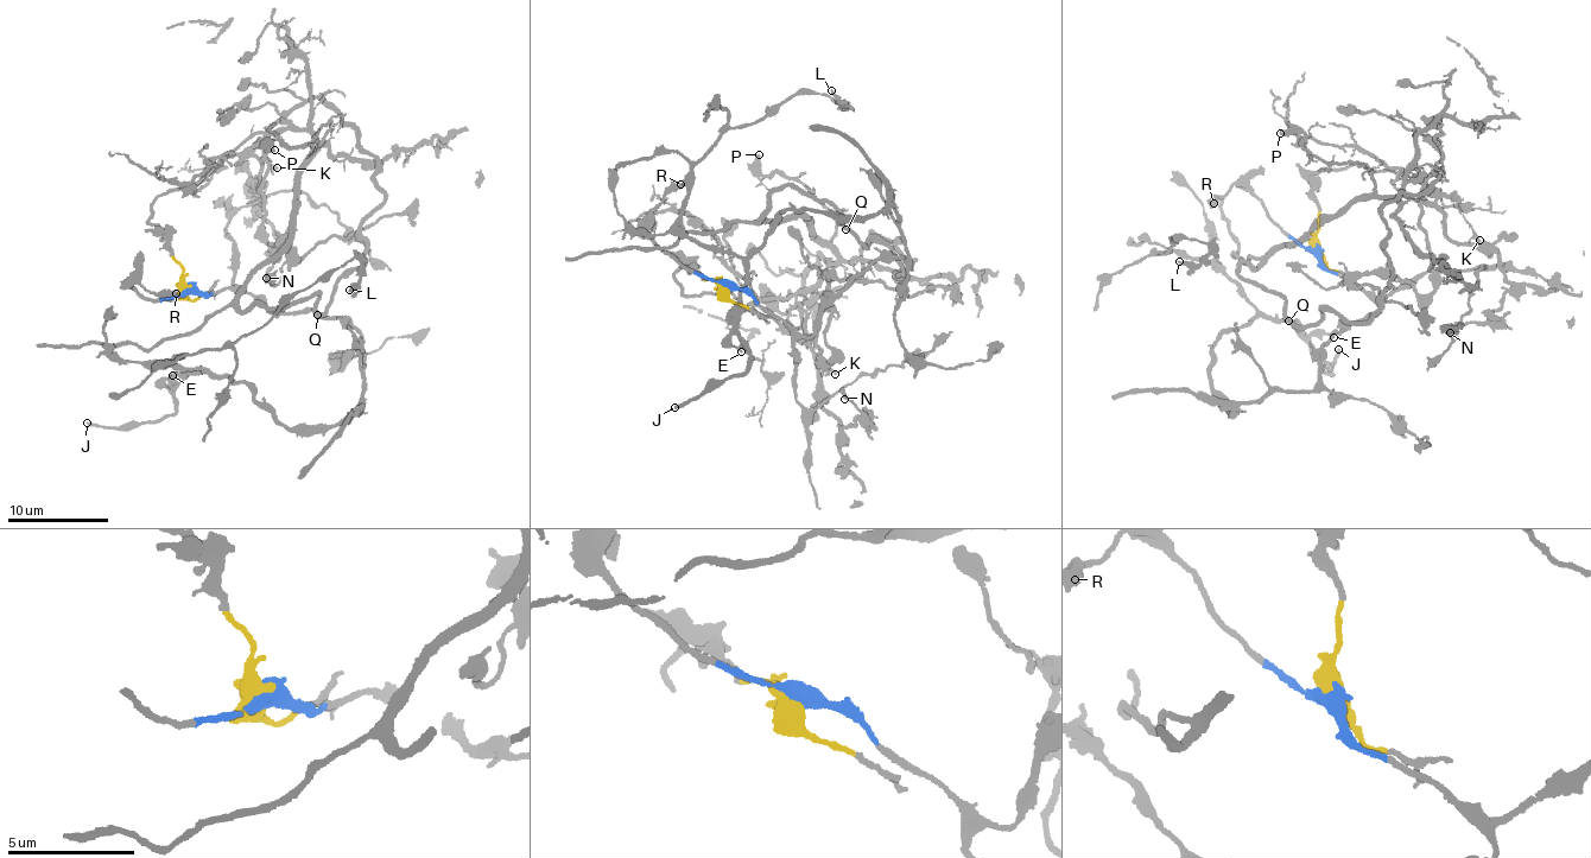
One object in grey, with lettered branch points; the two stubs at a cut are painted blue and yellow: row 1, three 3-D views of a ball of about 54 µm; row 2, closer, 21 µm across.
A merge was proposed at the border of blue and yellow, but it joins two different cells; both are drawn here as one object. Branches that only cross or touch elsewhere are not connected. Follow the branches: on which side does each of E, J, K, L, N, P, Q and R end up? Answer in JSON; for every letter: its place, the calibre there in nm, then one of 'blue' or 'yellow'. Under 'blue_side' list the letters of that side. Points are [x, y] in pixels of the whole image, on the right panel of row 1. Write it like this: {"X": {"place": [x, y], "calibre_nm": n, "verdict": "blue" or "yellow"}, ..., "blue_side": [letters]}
{"E": {"place": [1333, 337], "calibre_nm": 180, "verdict": "blue"}, "J": {"place": [1338, 349], "calibre_nm": 220, "verdict": "blue"}, "K": {"place": [1479, 240], "calibre_nm": 160, "verdict": "yellow"}, "L": {"place": [1179, 261], "calibre_nm": 240, "verdict": "blue"}, "N": {"place": [1450, 332], "calibre_nm": 280, "verdict": "yellow"}, "P": {"place": [1280, 133], "calibre_nm": 360, "verdict": "yellow"}, "Q": {"place": [1288, 321], "calibre_nm": 300, "verdict": "yellow"}, "R": {"place": [1214, 203], "calibre_nm": 550, "verdict": "blue"}, "blue_side": ["E", "J", "L", "R"]}

